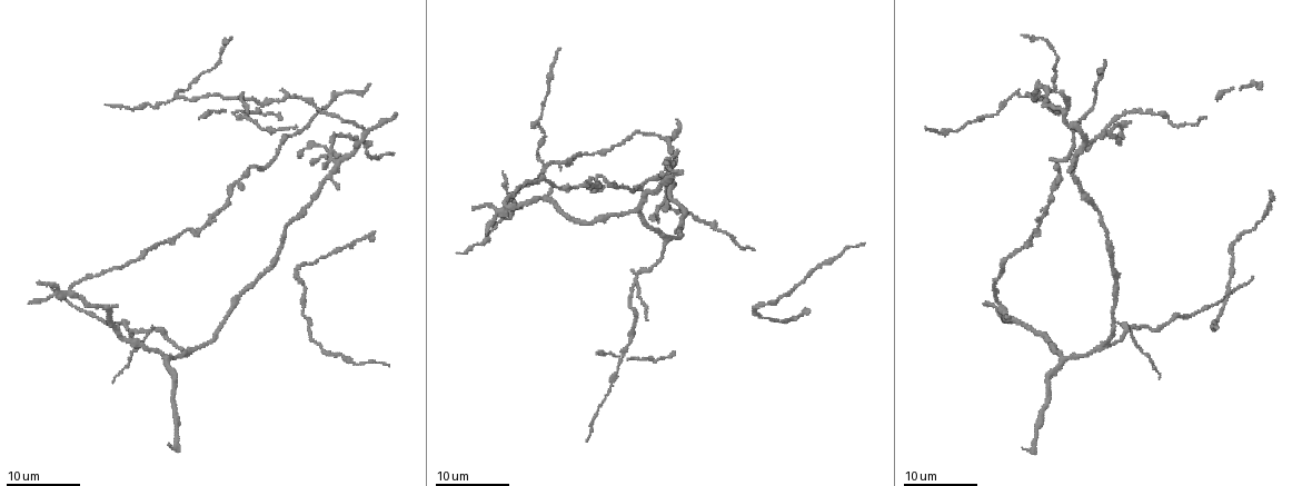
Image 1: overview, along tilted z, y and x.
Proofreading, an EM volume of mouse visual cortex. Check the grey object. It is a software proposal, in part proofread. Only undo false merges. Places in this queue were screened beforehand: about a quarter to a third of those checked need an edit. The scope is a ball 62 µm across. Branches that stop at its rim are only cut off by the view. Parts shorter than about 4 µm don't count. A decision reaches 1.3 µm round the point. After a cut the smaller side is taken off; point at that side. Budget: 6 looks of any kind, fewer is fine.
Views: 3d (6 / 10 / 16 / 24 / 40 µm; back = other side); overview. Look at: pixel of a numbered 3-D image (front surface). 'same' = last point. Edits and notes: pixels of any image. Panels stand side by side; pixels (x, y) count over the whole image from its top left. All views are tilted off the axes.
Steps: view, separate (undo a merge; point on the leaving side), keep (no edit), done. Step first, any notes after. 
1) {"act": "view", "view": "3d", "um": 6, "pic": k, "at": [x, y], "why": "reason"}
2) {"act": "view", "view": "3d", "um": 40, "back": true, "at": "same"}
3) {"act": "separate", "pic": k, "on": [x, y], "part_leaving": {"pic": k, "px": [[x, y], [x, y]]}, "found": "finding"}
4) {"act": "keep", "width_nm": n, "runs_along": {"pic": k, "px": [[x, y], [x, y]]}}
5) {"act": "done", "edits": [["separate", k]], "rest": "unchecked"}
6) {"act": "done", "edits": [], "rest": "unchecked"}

{"act": "view", "view": "3d", "um": 16, "pic": 1, "at": [1228, 282], "why": "narrows sharply"}

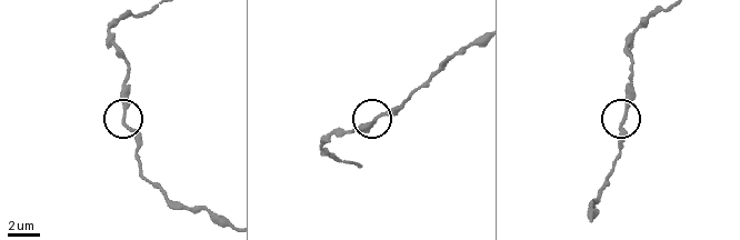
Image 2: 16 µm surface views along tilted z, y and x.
{"act": "view", "view": "3d", "um": 10, "pic": 2, "at": [374, 119], "why": "closer look"}

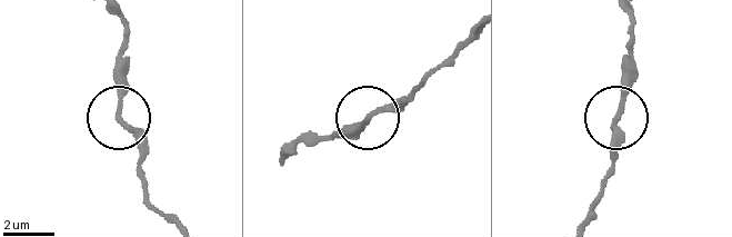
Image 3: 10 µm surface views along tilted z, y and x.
{"act": "keep", "found": "continuous, no second neuron"}

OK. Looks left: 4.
{"act": "view", "view": "3d", "um": 16, "pic": 1, "at": [664, 242], "why": "arms part here"}

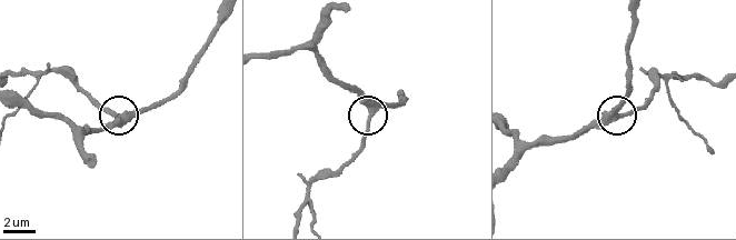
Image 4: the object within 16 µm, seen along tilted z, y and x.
{"act": "view", "view": "3d", "um": 6, "pic": 4, "at": [369, 114]}

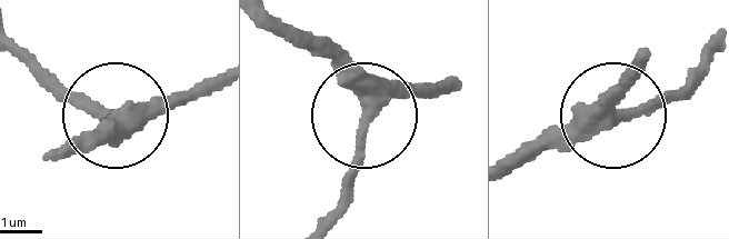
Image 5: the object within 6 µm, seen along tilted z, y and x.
{"act": "keep", "runs_along": {"pic": 5, "px": [[439, 86], [419, 82], [371, 108], [345, 210]]}, "found": "continuous, no second neuron"}

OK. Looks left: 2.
{"act": "view", "view": "3d", "um": 16, "pic": 1, "at": [545, 167], "why": "three arms meet"}

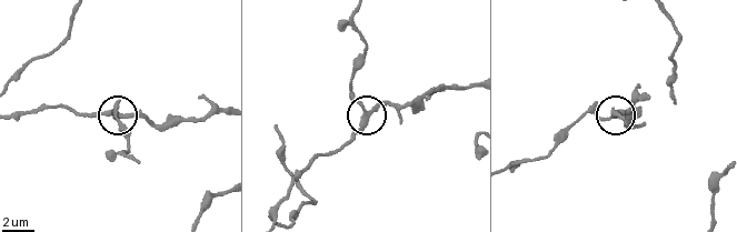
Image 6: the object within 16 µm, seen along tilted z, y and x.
{"act": "view", "view": "3d", "um": 10, "pic": 6, "at": [364, 116]}

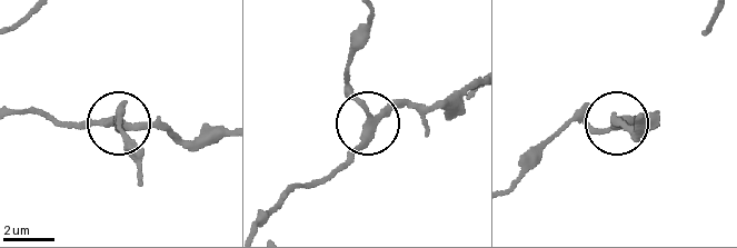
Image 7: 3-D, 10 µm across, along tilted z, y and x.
{"act": "keep", "runs_along": {"pic": 7, "px": [[469, 82], [435, 105], [389, 108], [369, 121], [347, 76]]}, "found": "one neuron here"}

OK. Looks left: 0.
{"act": "done", "edits": [], "rest": "unchecked"}

